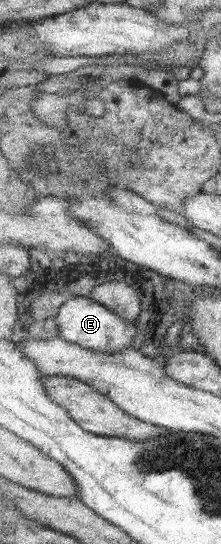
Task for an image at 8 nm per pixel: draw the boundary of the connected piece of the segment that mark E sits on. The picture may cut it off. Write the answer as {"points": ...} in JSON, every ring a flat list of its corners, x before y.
{"points":[[88,295,75,296,67,304,64,304,57,315,58,329,60,336,83,348,95,350,97,352,122,352,126,348,133,346,133,338,137,338,139,328,135,320,121,318,119,314,109,310,102,303,91,300]]}

